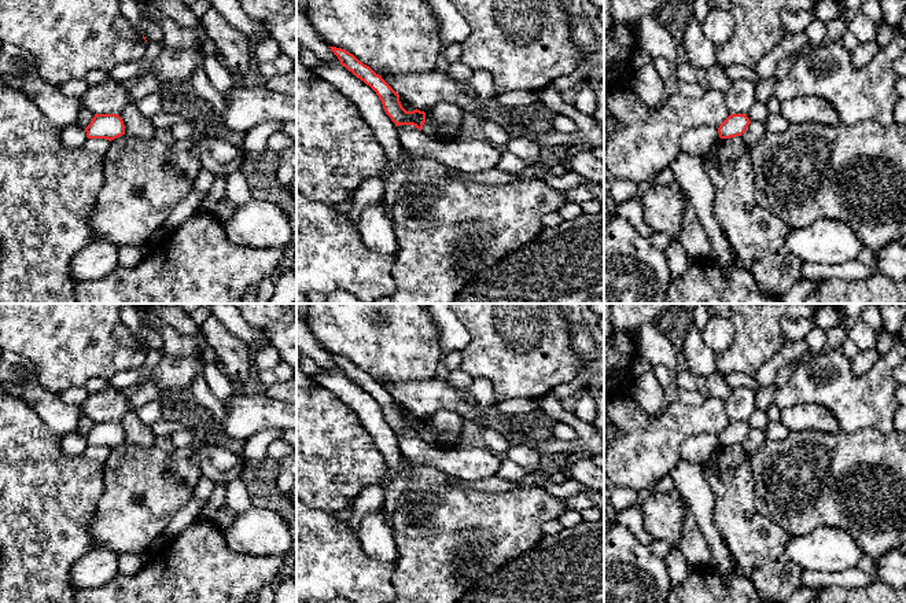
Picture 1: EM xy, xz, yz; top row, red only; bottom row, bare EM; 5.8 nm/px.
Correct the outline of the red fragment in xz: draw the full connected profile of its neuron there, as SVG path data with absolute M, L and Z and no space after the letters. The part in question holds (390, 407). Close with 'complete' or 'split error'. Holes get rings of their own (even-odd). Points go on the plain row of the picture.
M329 354L331 359L338 364L342 374L351 379L357 386L369 393L379 407L382 408L386 422L391 429L398 433L413 433L421 438L426 430L426 420L420 418L406 419L401 409L399 402L376 382L369 374L360 369L353 361L346 357Z; complete

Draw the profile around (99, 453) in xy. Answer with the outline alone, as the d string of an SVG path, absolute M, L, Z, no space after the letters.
M86 446L86 449L82 452L82 456L89 460L104 463L110 455L110 451L111 449L107 446Z

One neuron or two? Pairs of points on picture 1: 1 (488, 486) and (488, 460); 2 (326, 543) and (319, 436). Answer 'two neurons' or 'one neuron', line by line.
1: two neurons
2: two neurons

